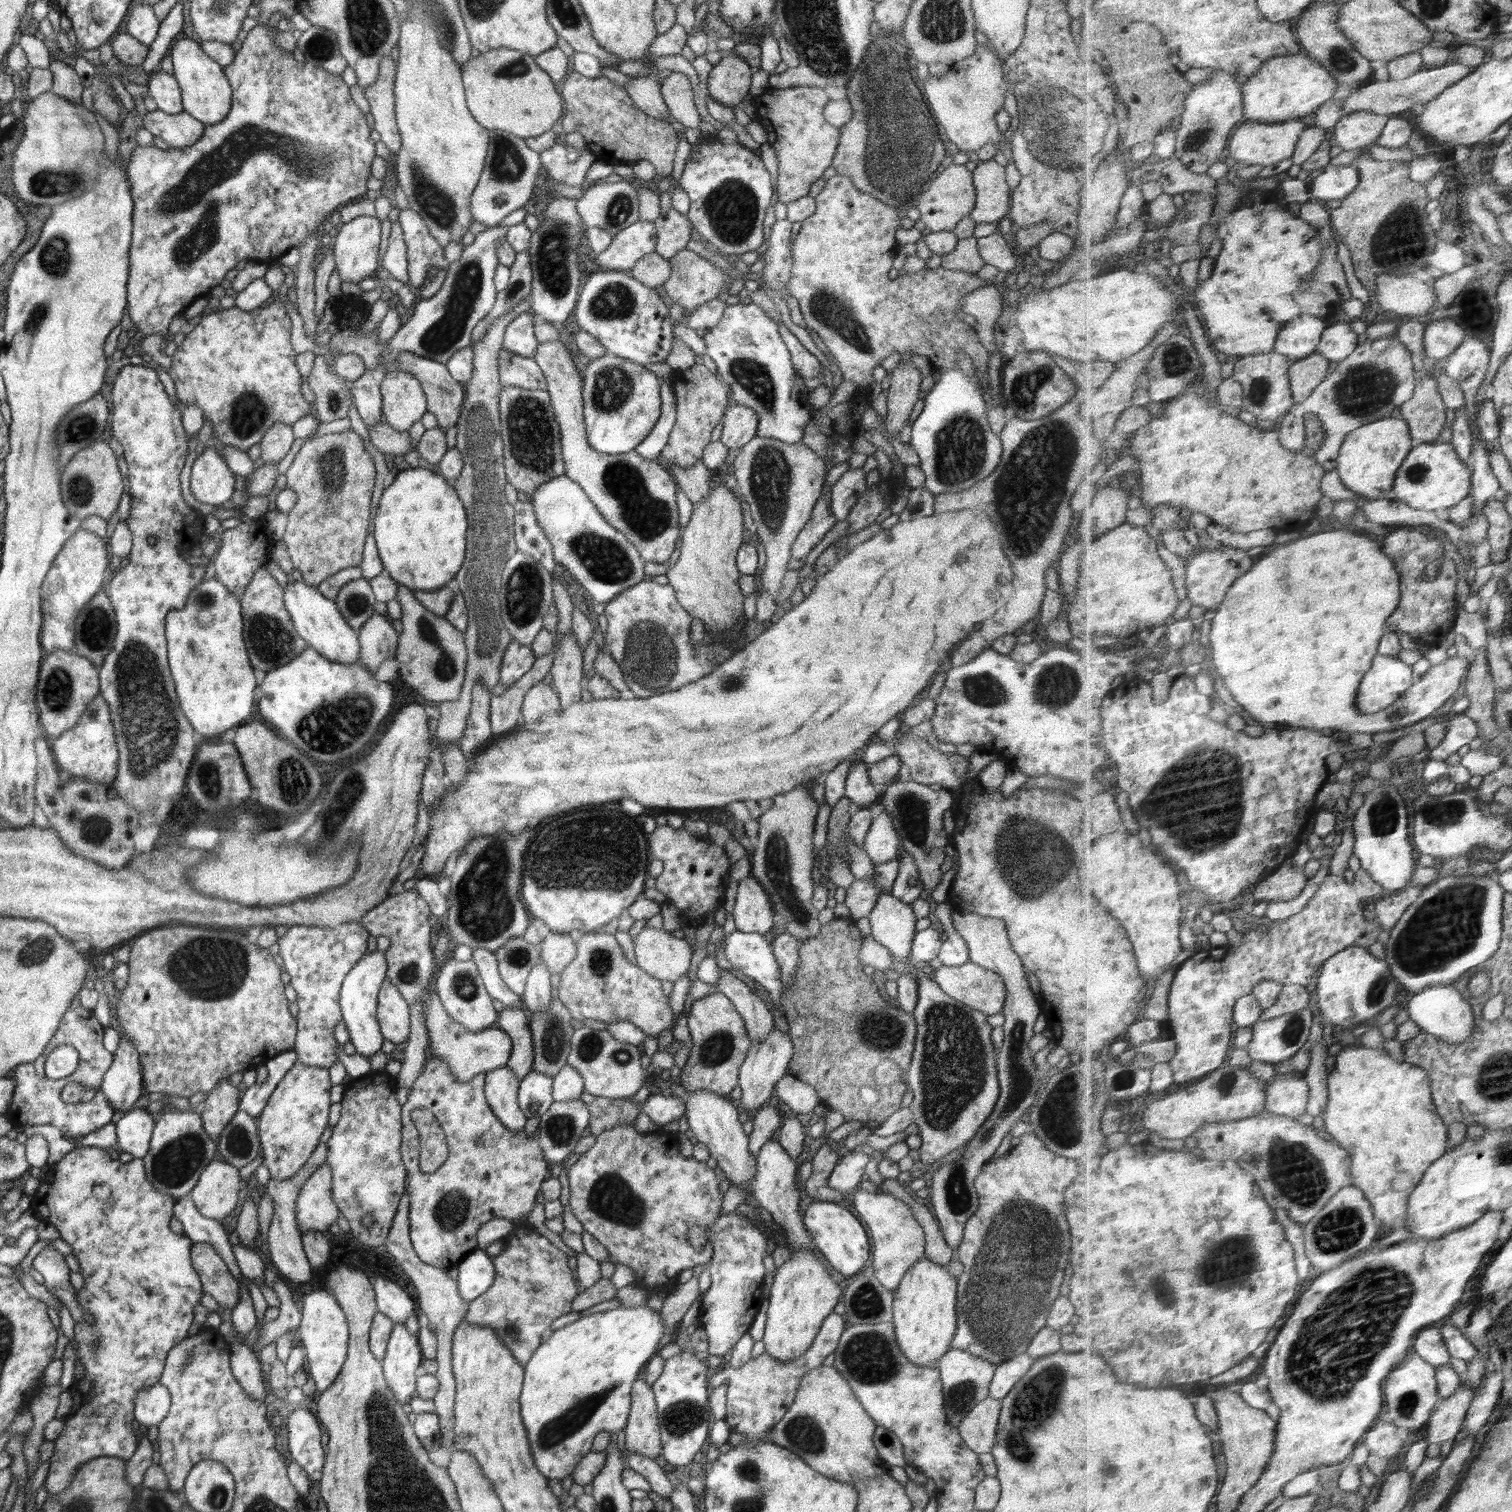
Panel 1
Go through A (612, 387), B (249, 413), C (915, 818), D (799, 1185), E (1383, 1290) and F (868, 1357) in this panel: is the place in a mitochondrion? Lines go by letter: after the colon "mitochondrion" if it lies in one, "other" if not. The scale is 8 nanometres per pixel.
A: mitochondrion
B: mitochondrion
C: mitochondrion
D: other
E: mitochondrion
F: mitochondrion

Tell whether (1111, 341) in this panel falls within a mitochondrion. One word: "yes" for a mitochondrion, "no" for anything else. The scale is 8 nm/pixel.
no

